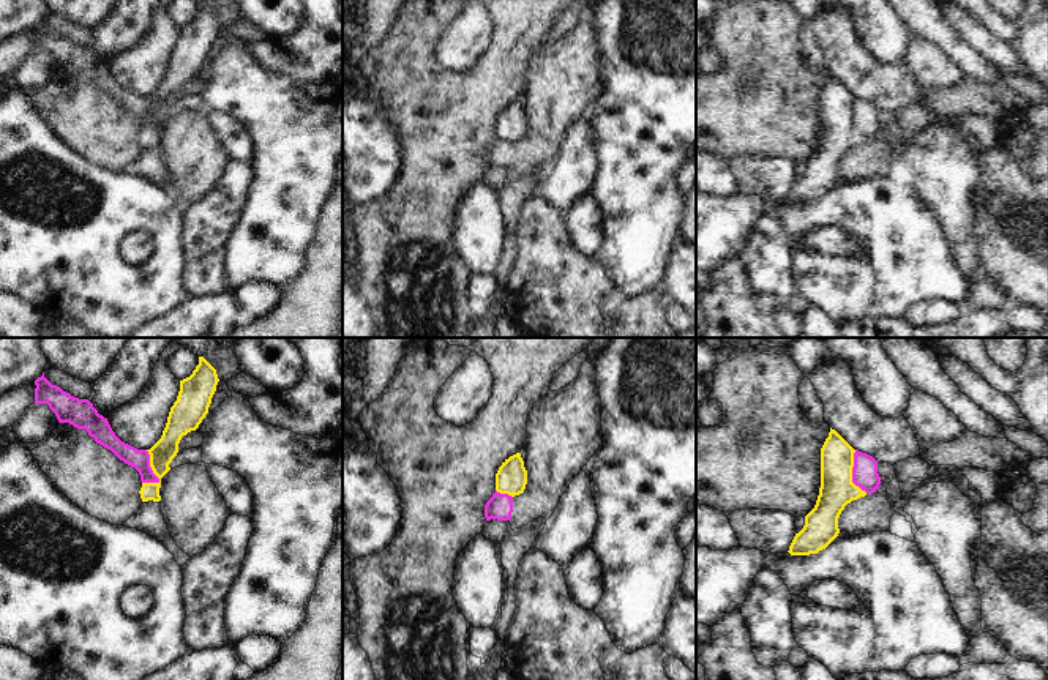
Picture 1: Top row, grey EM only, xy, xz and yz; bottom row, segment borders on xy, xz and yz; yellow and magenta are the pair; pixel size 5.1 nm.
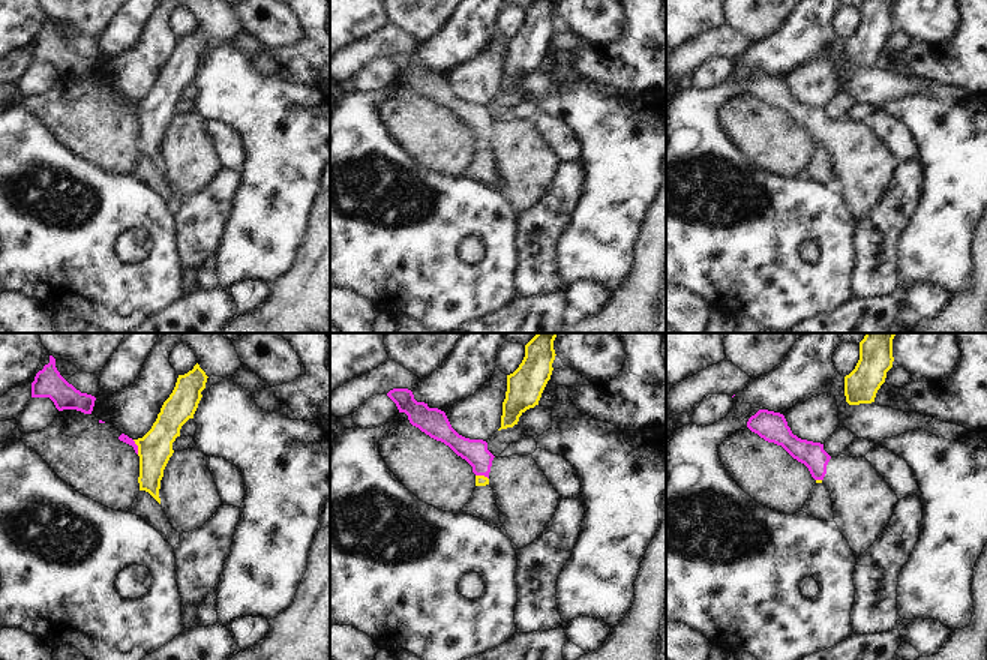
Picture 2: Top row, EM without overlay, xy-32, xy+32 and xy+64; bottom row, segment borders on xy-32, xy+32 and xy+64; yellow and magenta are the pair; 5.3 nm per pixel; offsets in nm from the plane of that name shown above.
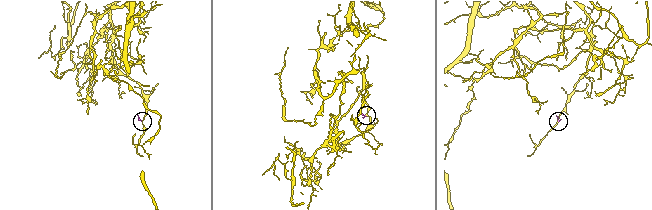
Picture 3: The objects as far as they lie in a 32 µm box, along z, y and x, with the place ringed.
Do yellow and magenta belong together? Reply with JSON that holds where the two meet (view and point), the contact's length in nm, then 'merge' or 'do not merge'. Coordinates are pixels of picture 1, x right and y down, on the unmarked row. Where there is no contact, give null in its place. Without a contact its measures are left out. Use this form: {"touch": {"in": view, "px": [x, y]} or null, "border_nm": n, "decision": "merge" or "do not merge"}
{"touch": {"in": "xy", "px": [150, 112]}, "border_nm": 190, "decision": "do not merge"}

